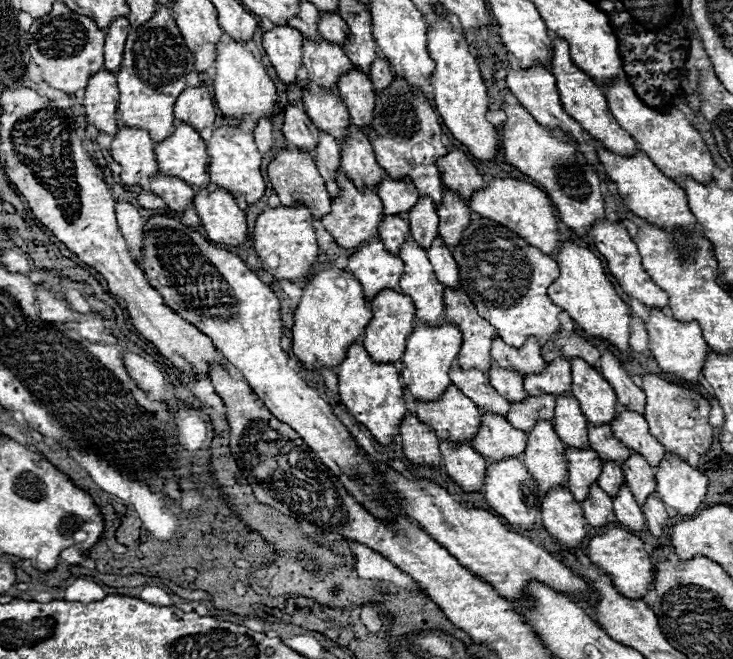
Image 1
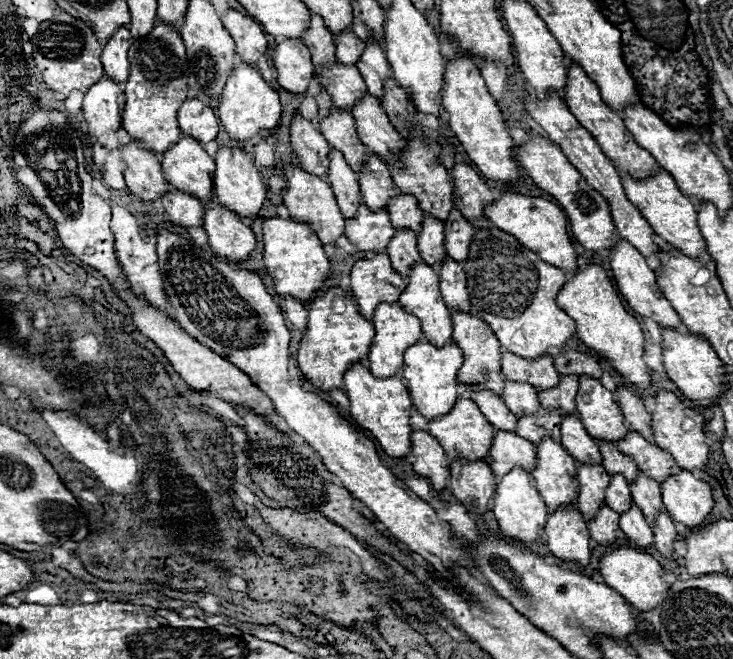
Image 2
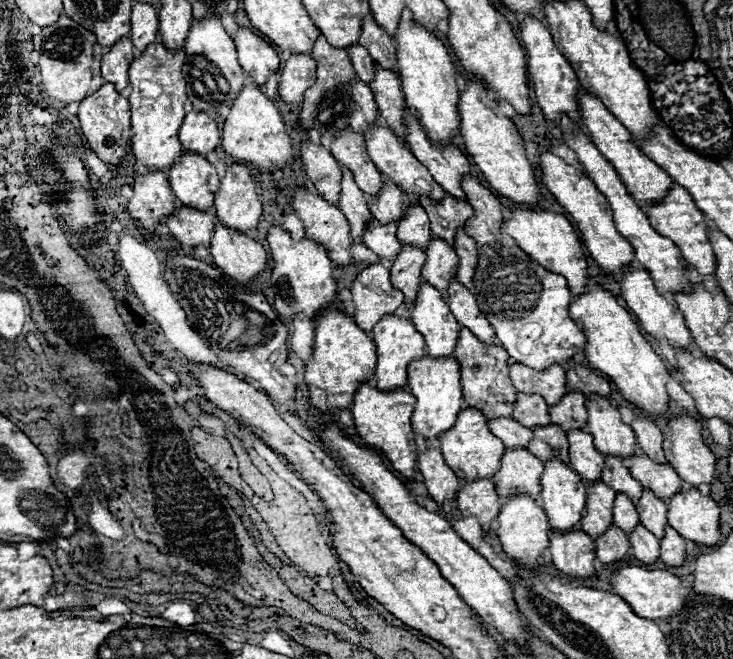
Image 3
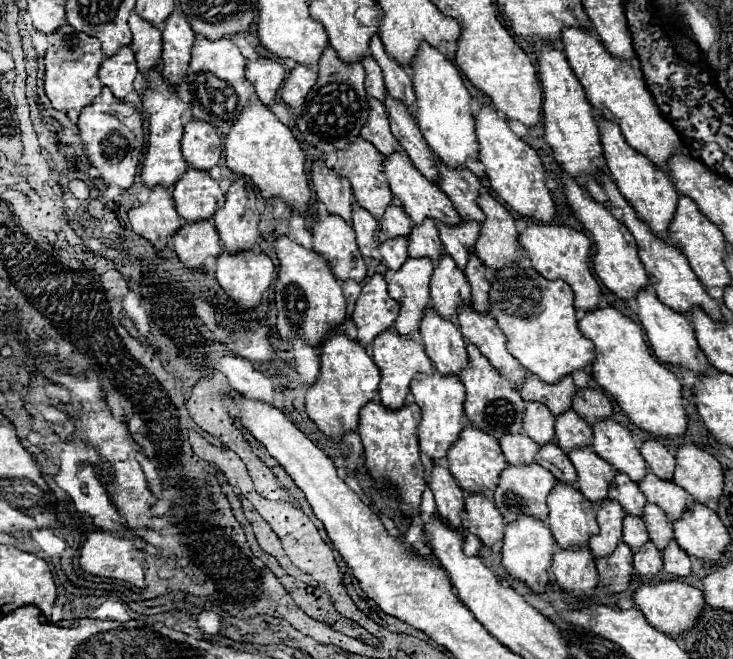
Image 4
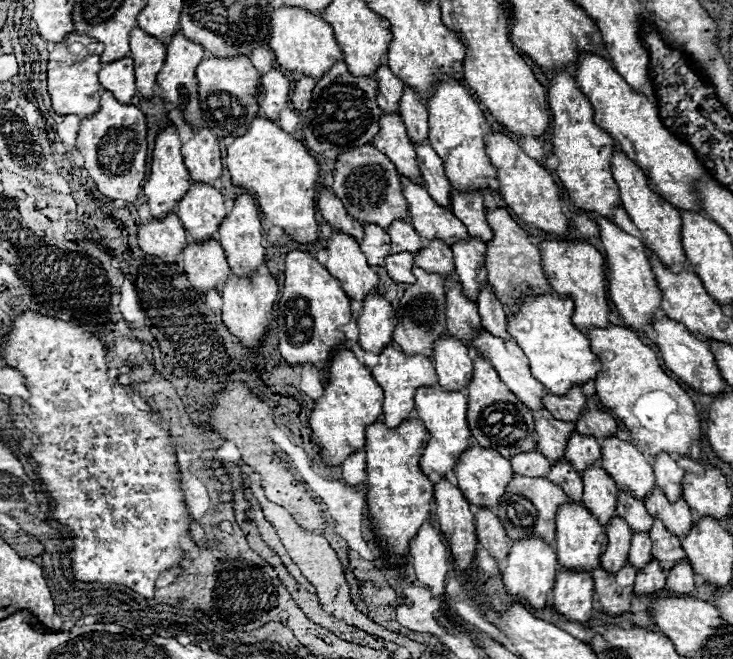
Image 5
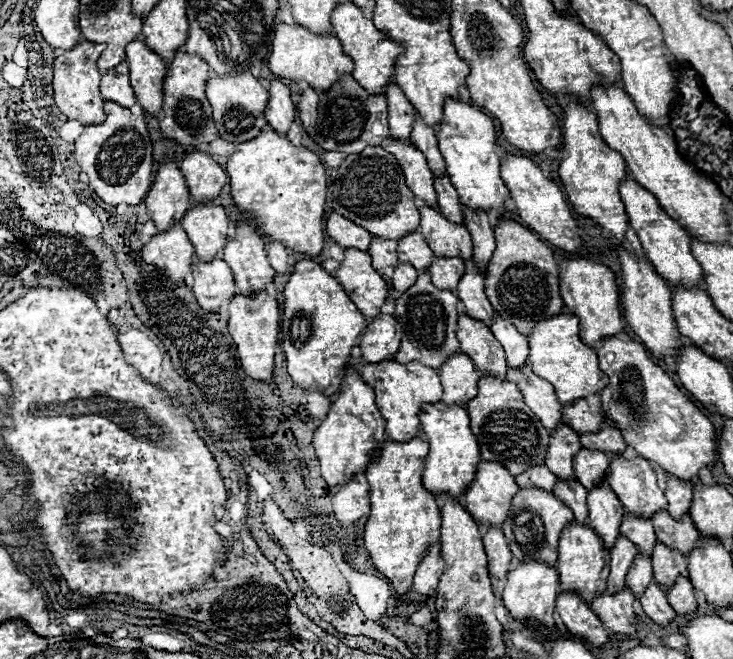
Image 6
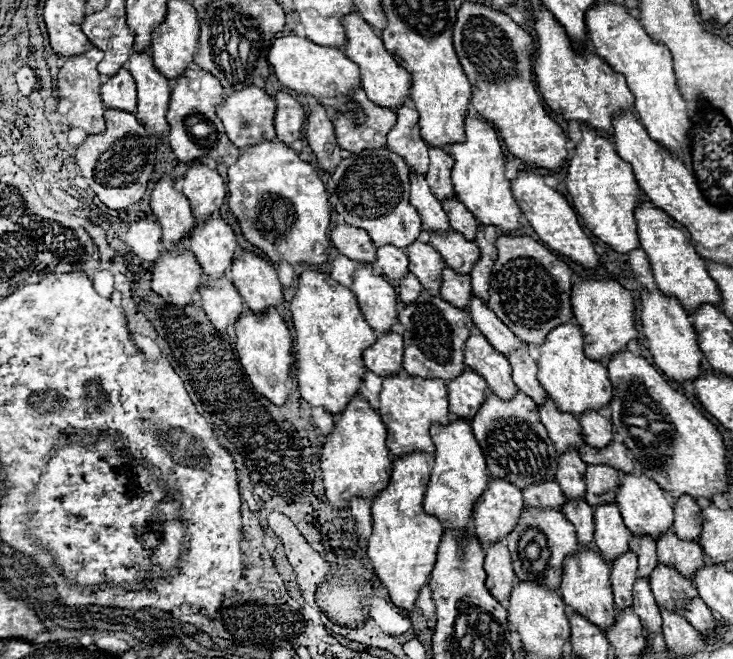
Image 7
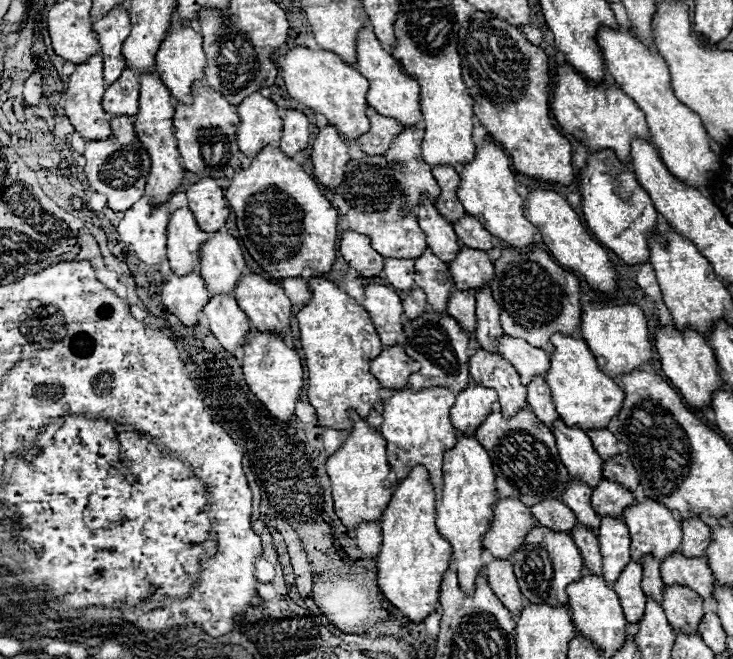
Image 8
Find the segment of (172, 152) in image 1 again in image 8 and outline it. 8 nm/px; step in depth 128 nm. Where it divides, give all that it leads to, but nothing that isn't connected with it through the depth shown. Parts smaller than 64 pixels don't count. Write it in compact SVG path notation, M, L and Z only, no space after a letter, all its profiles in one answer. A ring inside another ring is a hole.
M216 232L202 246L200 256L200 276L206 288L216 294L234 294L238 280L246 268L242 250L228 232Z

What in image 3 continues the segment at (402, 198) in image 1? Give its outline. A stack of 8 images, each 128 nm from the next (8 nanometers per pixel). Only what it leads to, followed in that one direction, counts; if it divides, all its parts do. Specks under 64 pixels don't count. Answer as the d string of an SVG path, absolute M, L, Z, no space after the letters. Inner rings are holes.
M410 206L398 224L398 240L402 244L414 244L426 250L426 244L432 240L430 220L422 206Z

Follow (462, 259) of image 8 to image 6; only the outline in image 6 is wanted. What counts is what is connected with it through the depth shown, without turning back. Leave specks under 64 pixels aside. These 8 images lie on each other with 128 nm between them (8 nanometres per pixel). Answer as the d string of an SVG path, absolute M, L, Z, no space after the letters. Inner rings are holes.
M424 204L420 206L420 216L422 216L422 222L420 222L418 232L426 238L434 256L460 256L464 260L466 260L466 256L472 256L472 238L470 238L470 232L464 226L448 222L438 210L434 212L434 208L428 208Z

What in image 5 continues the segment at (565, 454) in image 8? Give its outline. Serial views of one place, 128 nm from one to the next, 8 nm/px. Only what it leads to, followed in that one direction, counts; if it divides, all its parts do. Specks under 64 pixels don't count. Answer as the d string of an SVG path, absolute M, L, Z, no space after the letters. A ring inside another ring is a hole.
M480 332L474 338L474 348L484 354L486 360L496 368L502 382L530 408L538 410L544 408L544 394L546 388L534 380L530 374L530 364L526 360L526 354L518 348L516 342L500 340L488 332Z

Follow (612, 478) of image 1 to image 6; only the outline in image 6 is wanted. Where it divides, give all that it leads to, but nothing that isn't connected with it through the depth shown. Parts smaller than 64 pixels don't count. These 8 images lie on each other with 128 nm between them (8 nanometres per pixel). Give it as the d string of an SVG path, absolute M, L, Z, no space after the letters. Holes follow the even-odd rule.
M636 554L634 564L630 566L628 574L626 574L626 586L630 588L630 592L634 594L634 598L638 600L638 596L642 596L646 584L650 584L652 580L652 564L646 556Z

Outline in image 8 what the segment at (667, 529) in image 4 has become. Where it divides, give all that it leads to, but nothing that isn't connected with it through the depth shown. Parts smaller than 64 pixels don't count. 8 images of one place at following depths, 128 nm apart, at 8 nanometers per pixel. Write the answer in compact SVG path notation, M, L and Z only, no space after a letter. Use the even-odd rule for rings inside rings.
M666 586L662 608L676 632L698 632L704 608L702 598L694 590L686 586Z

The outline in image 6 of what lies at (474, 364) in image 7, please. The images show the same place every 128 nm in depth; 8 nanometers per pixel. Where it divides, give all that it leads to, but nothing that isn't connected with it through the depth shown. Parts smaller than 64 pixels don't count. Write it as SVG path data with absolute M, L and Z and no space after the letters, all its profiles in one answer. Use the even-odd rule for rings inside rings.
M460 314L458 318L458 340L460 340L460 352L466 352L470 360L474 360L476 368L486 376L498 376L500 380L506 380L506 356L490 328L486 328L482 322L476 322L474 318Z

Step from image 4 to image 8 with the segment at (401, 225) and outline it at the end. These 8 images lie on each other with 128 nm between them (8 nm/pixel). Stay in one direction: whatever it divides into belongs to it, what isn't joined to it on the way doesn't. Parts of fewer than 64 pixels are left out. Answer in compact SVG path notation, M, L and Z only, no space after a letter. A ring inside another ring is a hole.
M426 250L416 260L414 282L426 294L430 310L434 310L434 312L446 312L446 300L448 300L448 296L452 292L452 286L454 286L452 272L430 250Z

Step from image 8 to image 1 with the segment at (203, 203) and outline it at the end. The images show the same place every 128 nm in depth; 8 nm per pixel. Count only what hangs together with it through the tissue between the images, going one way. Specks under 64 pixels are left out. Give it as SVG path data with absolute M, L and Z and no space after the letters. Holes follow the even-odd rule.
M204 86L186 88L174 104L174 116L176 120L186 120L186 124L190 124L196 132L212 128L216 108L208 90Z

